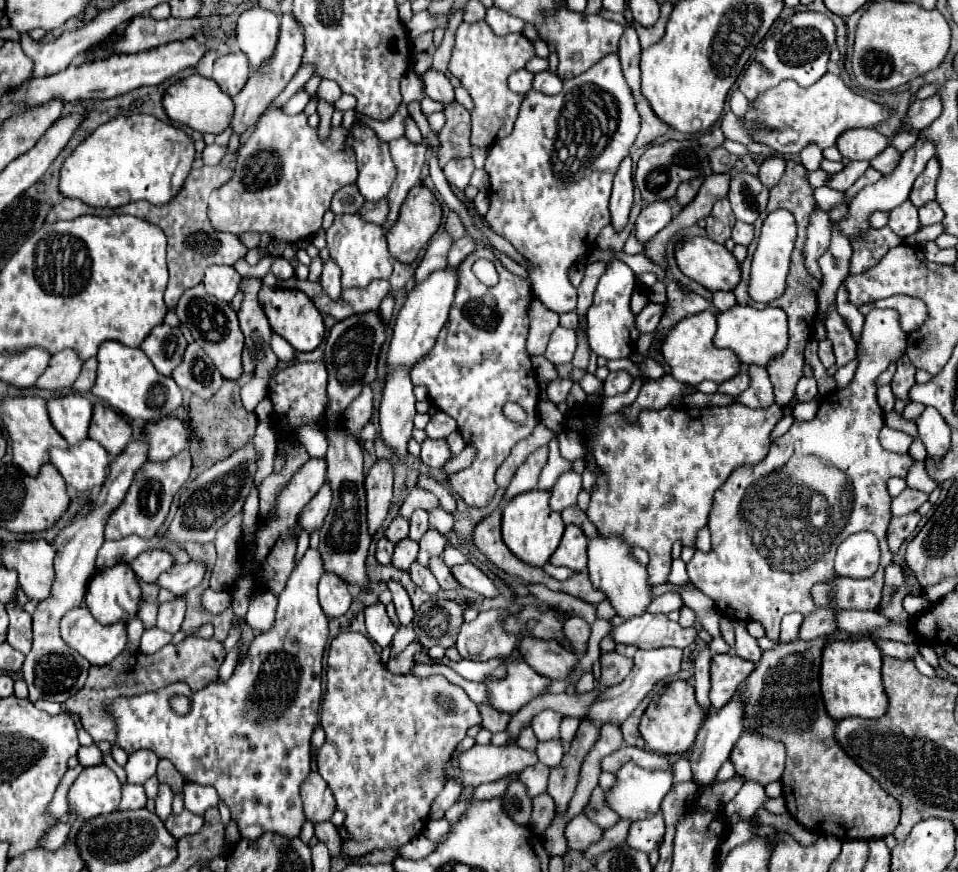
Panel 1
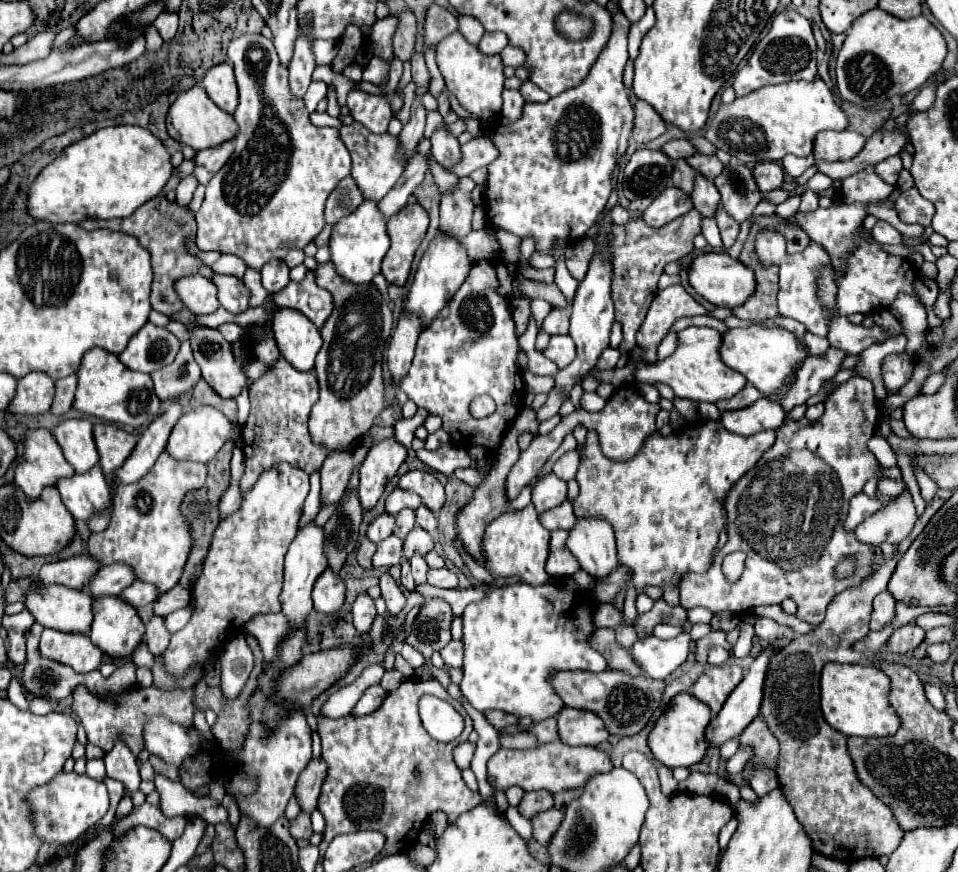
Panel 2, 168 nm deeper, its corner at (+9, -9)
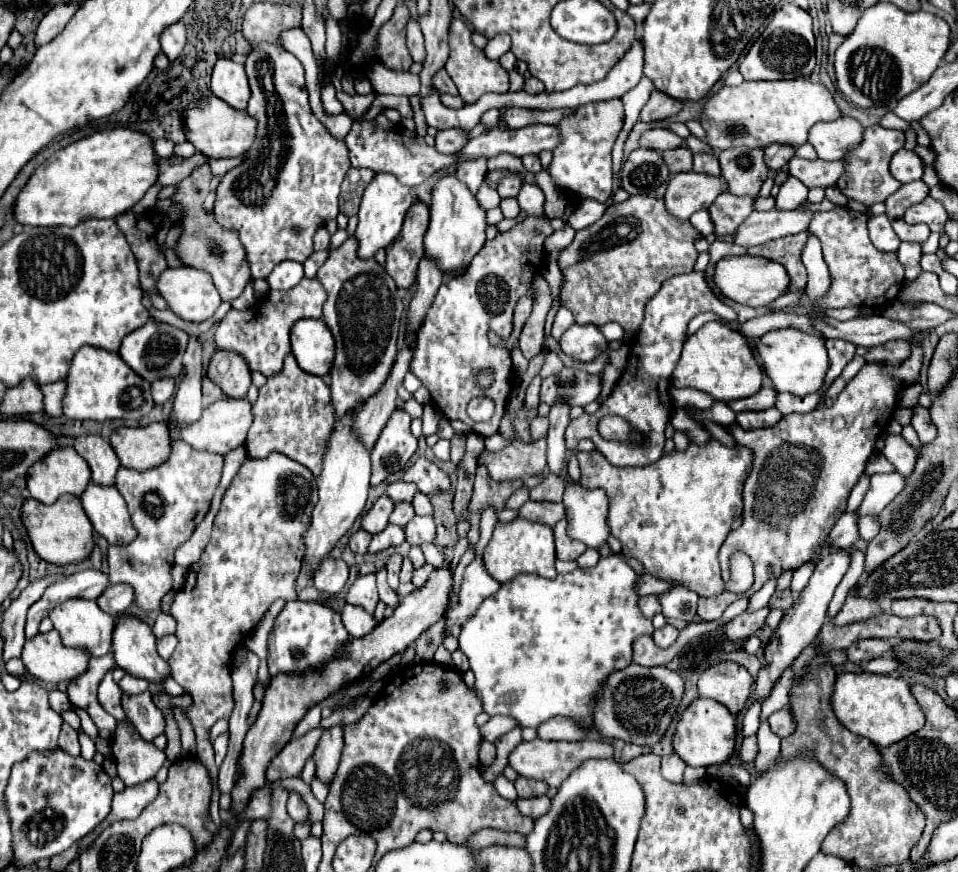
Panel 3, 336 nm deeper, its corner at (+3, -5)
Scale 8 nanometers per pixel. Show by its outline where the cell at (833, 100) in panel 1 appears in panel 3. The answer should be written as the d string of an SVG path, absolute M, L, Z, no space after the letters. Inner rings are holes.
M810 78L772 80L772 82L742 82L734 88L720 88L706 104L700 118L706 130L706 144L714 150L726 148L768 148L770 144L802 146L808 142L808 130L816 122L830 122L842 116L830 90Z

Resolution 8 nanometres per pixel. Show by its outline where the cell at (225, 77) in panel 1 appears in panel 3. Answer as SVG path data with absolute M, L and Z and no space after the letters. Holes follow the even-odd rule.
M220 58L212 72L212 94L222 98L232 108L244 110L250 98L248 80L244 74L244 64L228 58Z

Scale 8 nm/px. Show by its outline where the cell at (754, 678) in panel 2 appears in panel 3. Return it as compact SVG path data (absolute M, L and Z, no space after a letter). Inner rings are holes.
M836 550L832 554L824 554L824 558L816 564L814 568L814 574L808 582L808 586L800 592L800 596L794 600L794 606L784 614L782 622L778 624L778 628L774 630L770 642L764 646L764 666L760 668L756 680L754 680L754 686L752 686L752 698L756 702L764 702L772 688L776 686L778 678L782 676L782 672L792 666L794 658L810 644L818 638L820 634L820 628L822 624L826 622L826 610L828 610L828 604L832 600L832 594L836 590L836 586L840 584L844 572L848 570L848 564L850 564L850 552L848 550Z

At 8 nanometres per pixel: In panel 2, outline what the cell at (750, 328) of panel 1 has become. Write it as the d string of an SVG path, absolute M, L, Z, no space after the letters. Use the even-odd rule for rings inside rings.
M752 326L752 328L734 328L728 330L722 336L722 362L730 366L732 370L746 376L750 384L754 384L764 396L770 396L772 392L786 386L788 378L796 378L796 370L802 366L804 358L810 356L810 350L806 344L802 344L794 332L788 332L784 328L764 328L764 326Z

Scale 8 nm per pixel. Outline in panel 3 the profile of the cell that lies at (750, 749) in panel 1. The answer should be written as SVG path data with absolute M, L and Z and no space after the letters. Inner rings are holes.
M782 708L778 712L774 712L770 718L768 718L768 724L772 728L772 732L780 738L786 738L794 732L794 722L792 722L792 714L788 708Z

